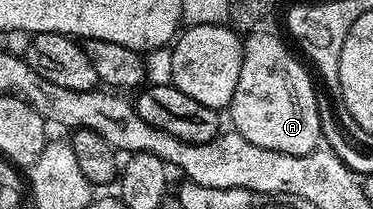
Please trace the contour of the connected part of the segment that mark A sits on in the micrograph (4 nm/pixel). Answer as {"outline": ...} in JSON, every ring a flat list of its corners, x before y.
{"outline":[[248,32,243,42,241,79,237,79,237,91,233,91,229,106,234,132,249,139,253,147,265,147,285,155,314,153,321,145,319,109,315,106,311,81,303,70,304,62,283,46,281,38,259,32]]}

